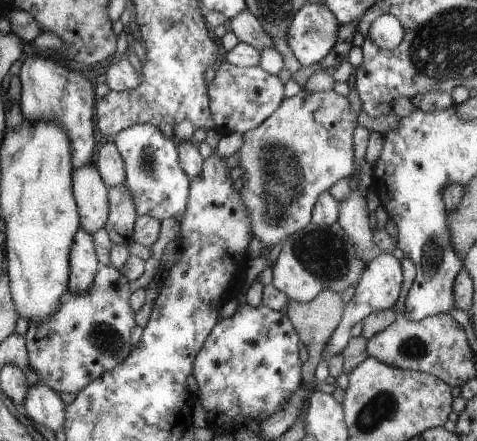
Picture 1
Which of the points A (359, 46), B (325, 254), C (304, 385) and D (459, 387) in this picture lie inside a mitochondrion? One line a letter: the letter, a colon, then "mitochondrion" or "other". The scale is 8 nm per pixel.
A: other
B: mitochondrion
C: other
D: other

